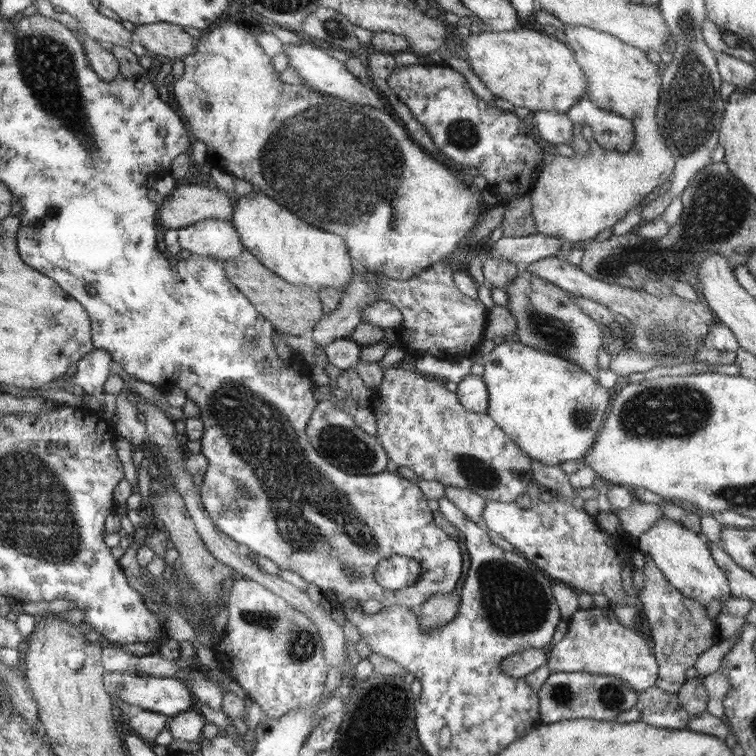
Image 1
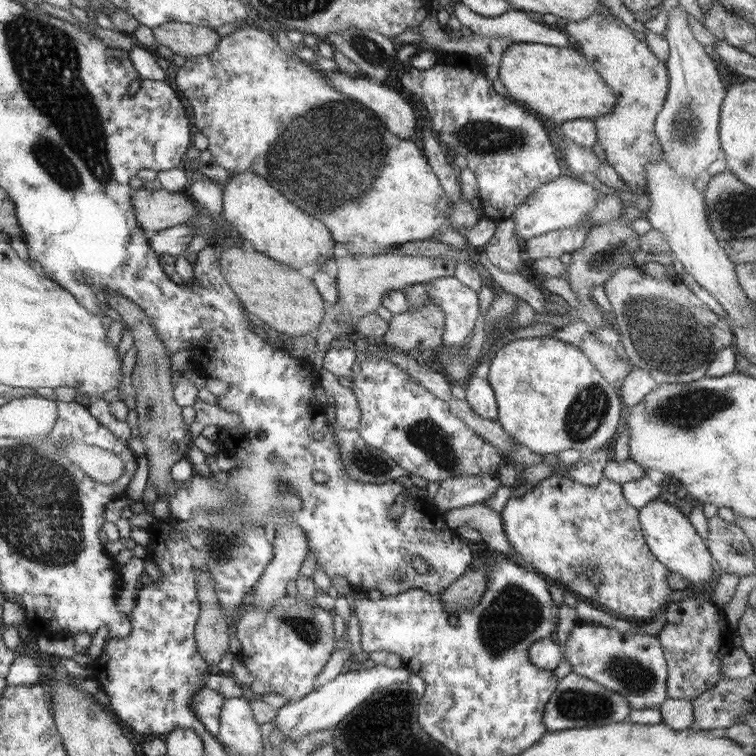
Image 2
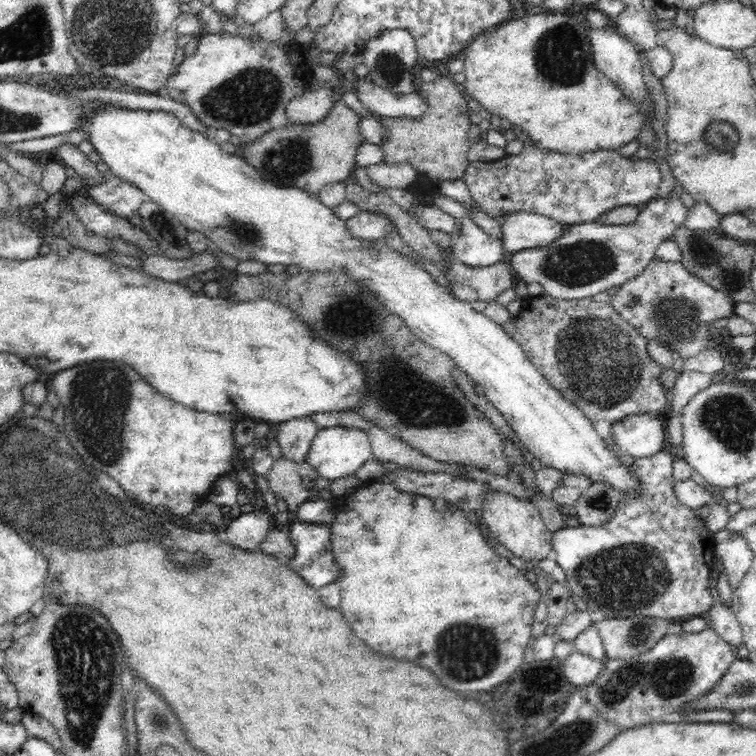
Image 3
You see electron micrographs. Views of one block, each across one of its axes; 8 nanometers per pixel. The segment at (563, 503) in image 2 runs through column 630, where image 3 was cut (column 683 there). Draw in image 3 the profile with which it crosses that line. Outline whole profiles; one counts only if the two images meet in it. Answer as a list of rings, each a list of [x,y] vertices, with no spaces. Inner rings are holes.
[[[665,450],[635,459],[630,471],[636,482],[640,483],[640,489],[621,494],[616,514],[606,524],[564,525],[552,533],[551,548],[556,550],[556,564],[565,572],[571,593],[586,602],[594,624],[608,618],[636,615],[669,622],[676,618],[699,616],[716,604],[708,584],[715,557],[713,535],[706,528],[705,520],[695,515],[694,508],[680,504],[676,497],[673,460]]]

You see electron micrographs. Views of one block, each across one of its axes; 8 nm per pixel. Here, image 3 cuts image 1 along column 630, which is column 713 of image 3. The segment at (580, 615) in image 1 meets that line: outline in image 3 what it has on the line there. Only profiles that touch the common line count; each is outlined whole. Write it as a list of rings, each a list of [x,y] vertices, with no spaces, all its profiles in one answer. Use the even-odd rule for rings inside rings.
[[[712,628],[702,632],[666,635],[648,652],[629,657],[628,660],[605,659],[604,670],[598,678],[584,688],[588,701],[600,710],[606,721],[632,729],[663,722],[672,712],[678,712],[690,700],[711,692],[714,684],[736,658],[736,649],[722,640]]]

